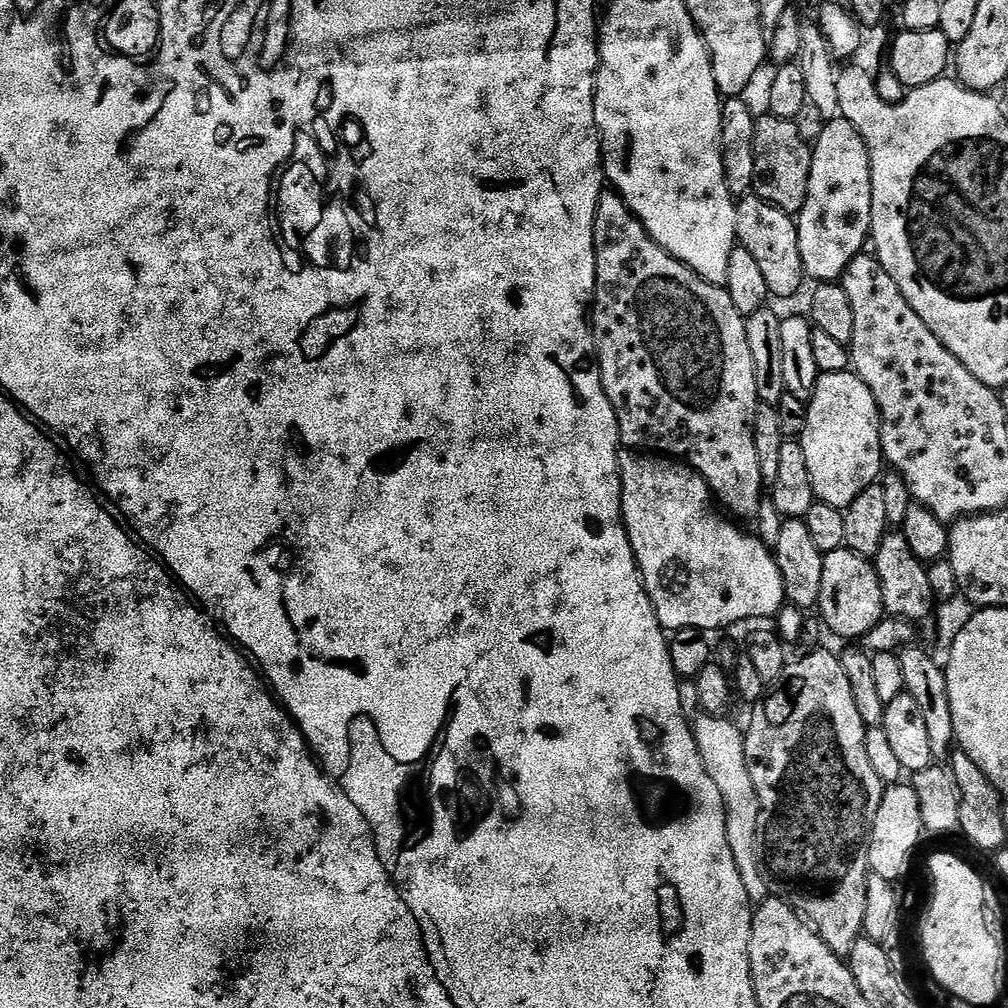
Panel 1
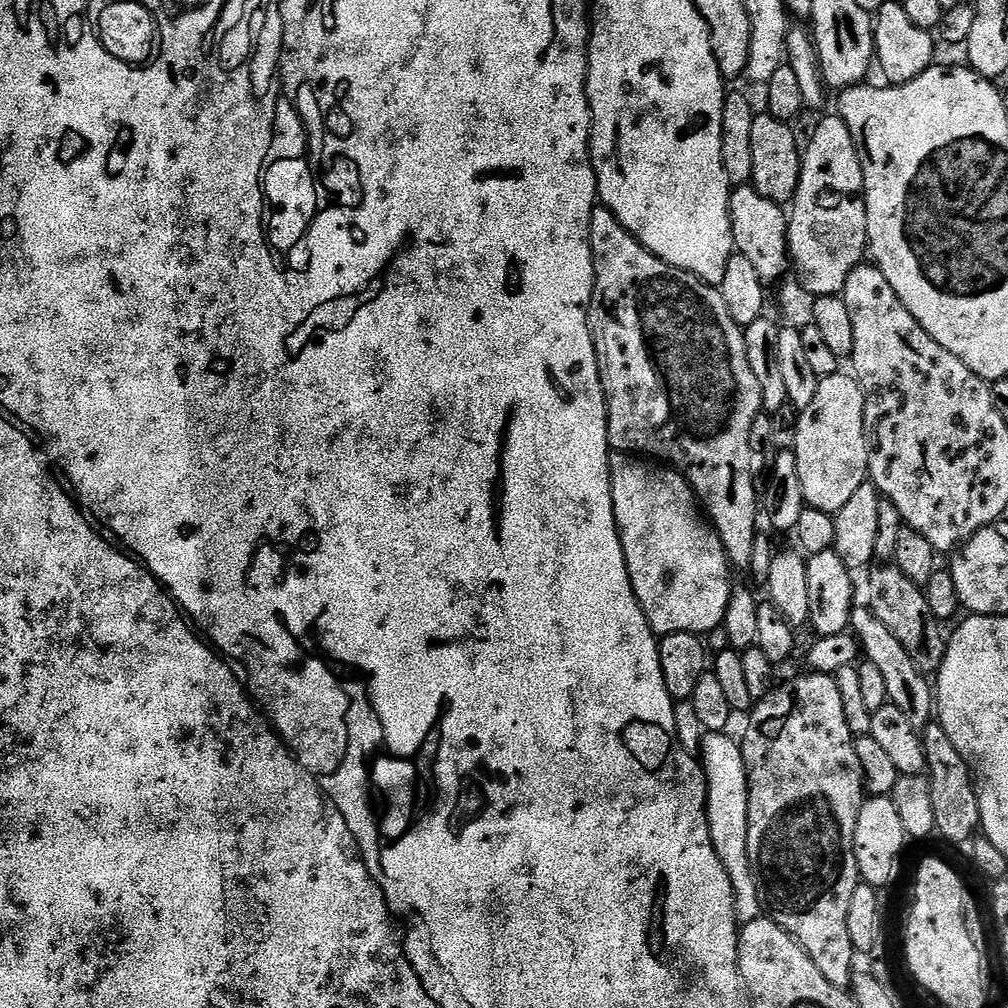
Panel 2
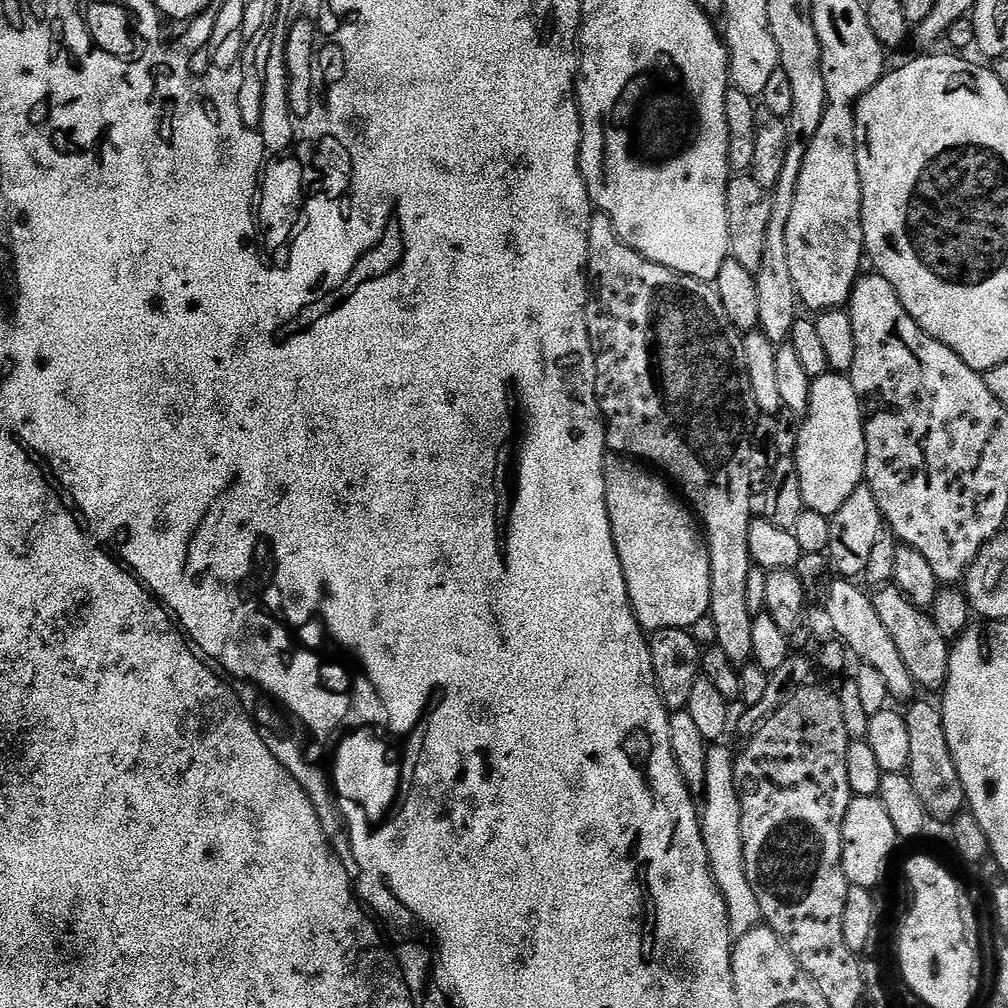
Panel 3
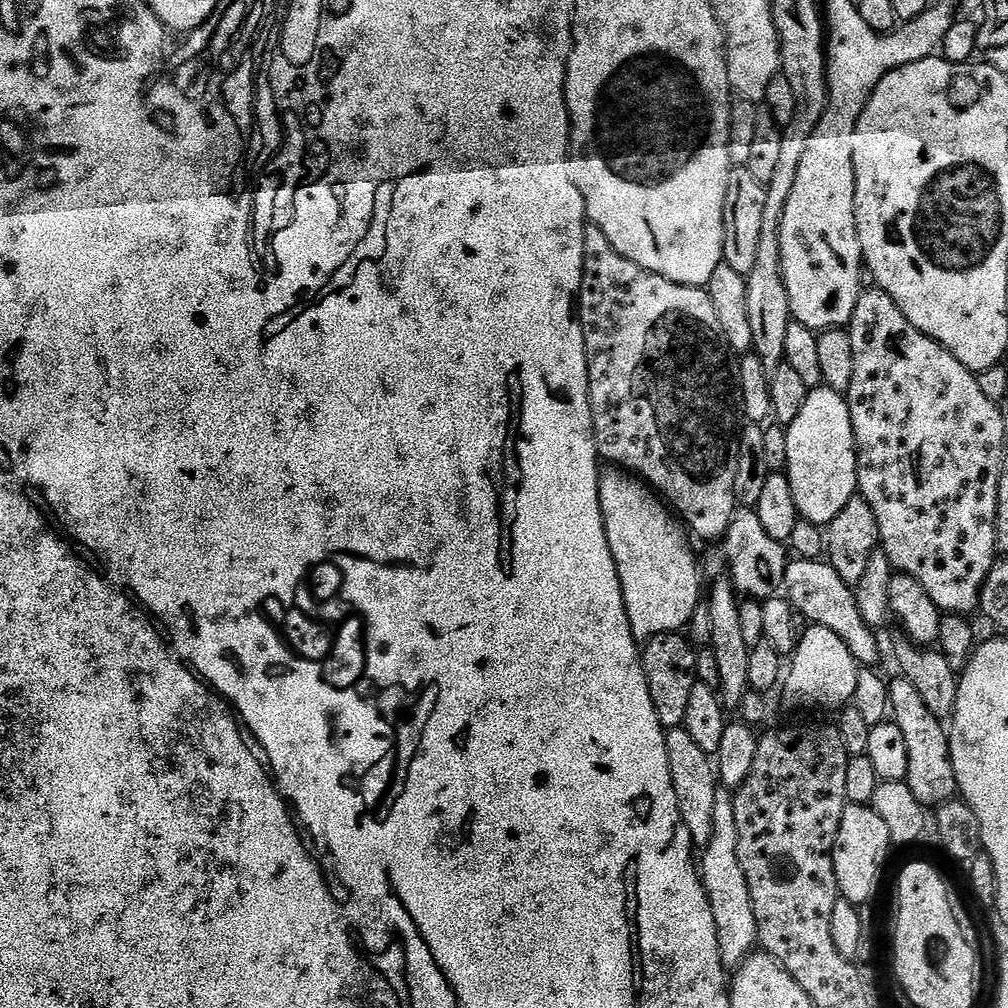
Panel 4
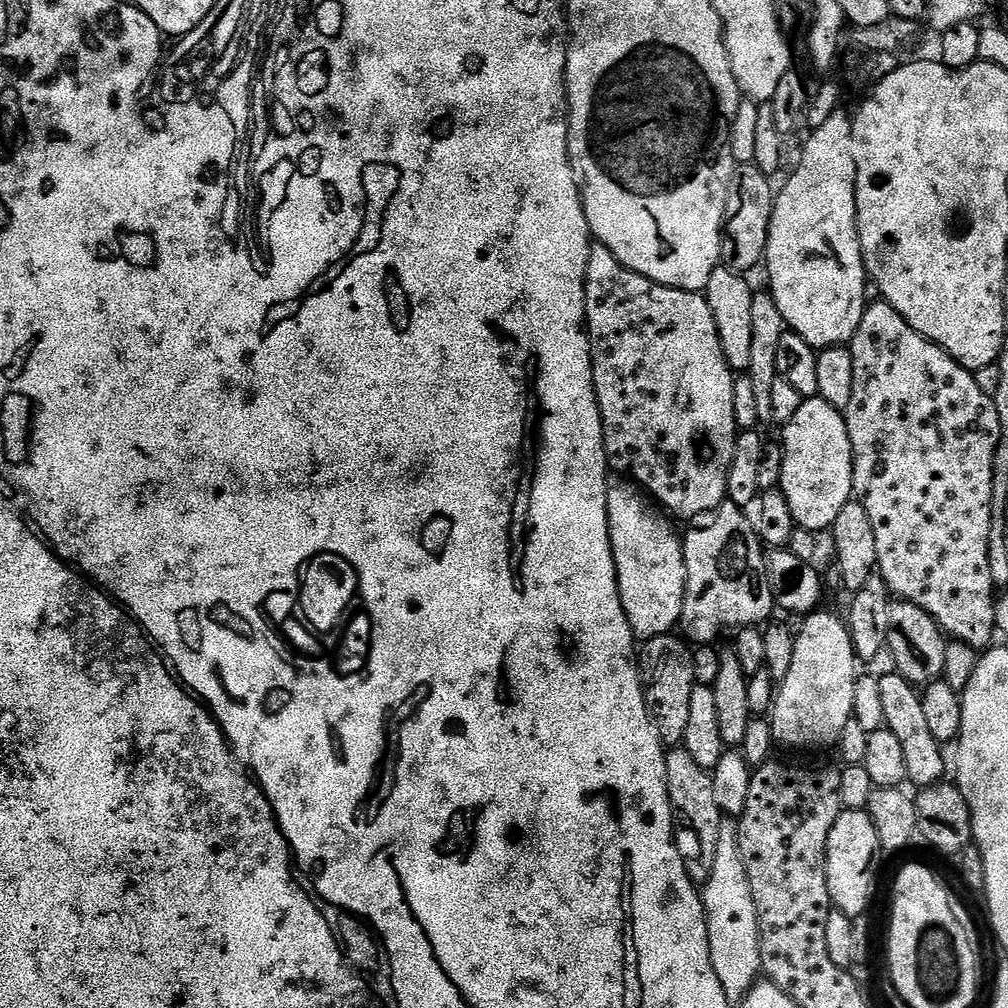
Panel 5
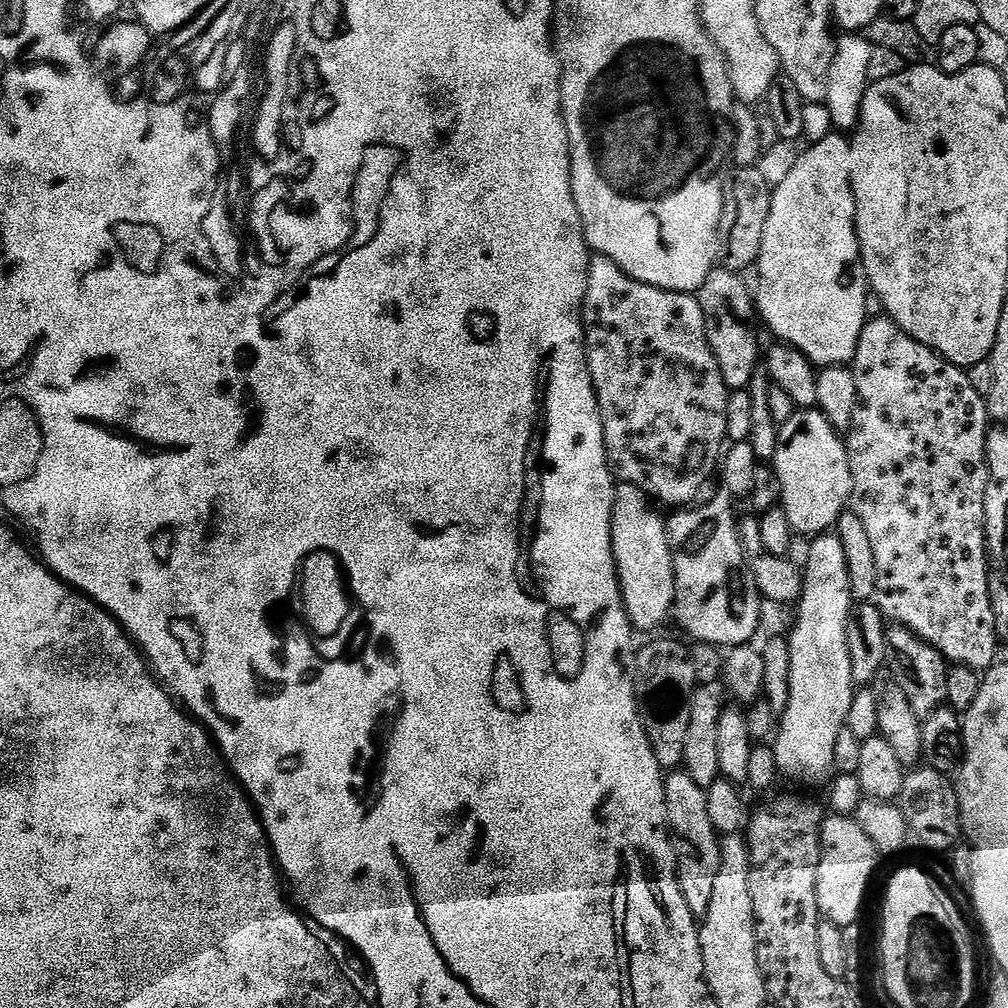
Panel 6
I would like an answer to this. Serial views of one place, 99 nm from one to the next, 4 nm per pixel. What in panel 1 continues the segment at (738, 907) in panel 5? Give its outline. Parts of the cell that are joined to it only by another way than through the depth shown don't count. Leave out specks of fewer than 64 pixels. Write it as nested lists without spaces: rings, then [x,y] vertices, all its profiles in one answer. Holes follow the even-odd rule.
[[[703,714],[695,717],[692,724],[692,737],[698,742],[698,754],[702,754],[702,766],[706,766],[706,774],[714,778],[714,786],[718,786],[718,794],[724,807],[724,829],[728,839],[728,847],[732,850],[732,857],[736,860],[738,870],[742,874],[742,882],[748,891],[748,899],[753,905],[760,906],[765,903],[766,889],[762,878],[758,874],[756,859],[752,853],[754,842],[754,830],[756,829],[756,795],[754,794],[754,782],[750,782],[750,770],[746,770],[746,754],[744,753],[744,732],[736,724],[731,724],[731,719],[723,716],[705,716]]]

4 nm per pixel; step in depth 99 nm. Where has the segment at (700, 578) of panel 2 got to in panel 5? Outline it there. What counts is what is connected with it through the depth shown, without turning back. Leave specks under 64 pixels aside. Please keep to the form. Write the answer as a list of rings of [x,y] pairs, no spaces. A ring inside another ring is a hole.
[[[616,478],[609,483],[608,533],[612,543],[612,557],[616,563],[616,581],[620,587],[626,618],[632,627],[632,635],[644,642],[653,640],[655,636],[669,635],[679,625],[682,614],[682,602],[686,594],[686,558],[681,533],[672,529],[671,522],[659,507],[650,503],[649,497],[633,481]]]

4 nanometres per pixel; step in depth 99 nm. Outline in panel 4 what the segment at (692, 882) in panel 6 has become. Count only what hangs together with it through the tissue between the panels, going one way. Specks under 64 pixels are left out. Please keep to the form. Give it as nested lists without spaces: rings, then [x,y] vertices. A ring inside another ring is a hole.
[[[682,726],[671,729],[666,735],[666,754],[670,758],[670,778],[674,782],[674,794],[678,794],[678,806],[680,807],[680,819],[684,821],[685,826],[688,827],[688,833],[692,835],[692,843],[696,846],[703,846],[707,844],[709,838],[712,836],[712,823],[714,822],[714,802],[716,801],[716,793],[718,791],[718,777],[717,769],[714,767],[714,760],[709,753],[702,750],[702,746],[698,746],[698,742],[694,742],[694,738],[690,738],[690,734]]]

